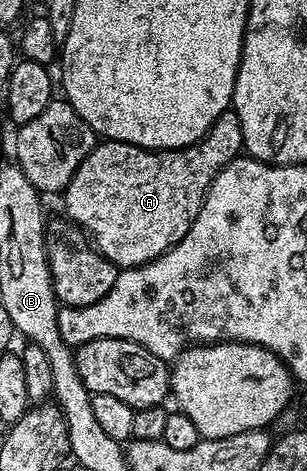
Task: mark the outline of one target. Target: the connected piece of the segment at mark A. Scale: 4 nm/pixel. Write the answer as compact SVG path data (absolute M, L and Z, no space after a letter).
M235 110L223 112L211 130L189 148L153 150L139 148L121 140L104 140L97 143L82 162L82 166L78 166L74 178L70 178L65 186L62 193L65 212L63 215L83 229L96 251L111 264L115 264L117 269L149 264L150 261L157 260L163 252L169 252L188 233L194 218L198 218L198 210L202 210L208 187L230 161L241 155L243 146L242 122L238 122Z

